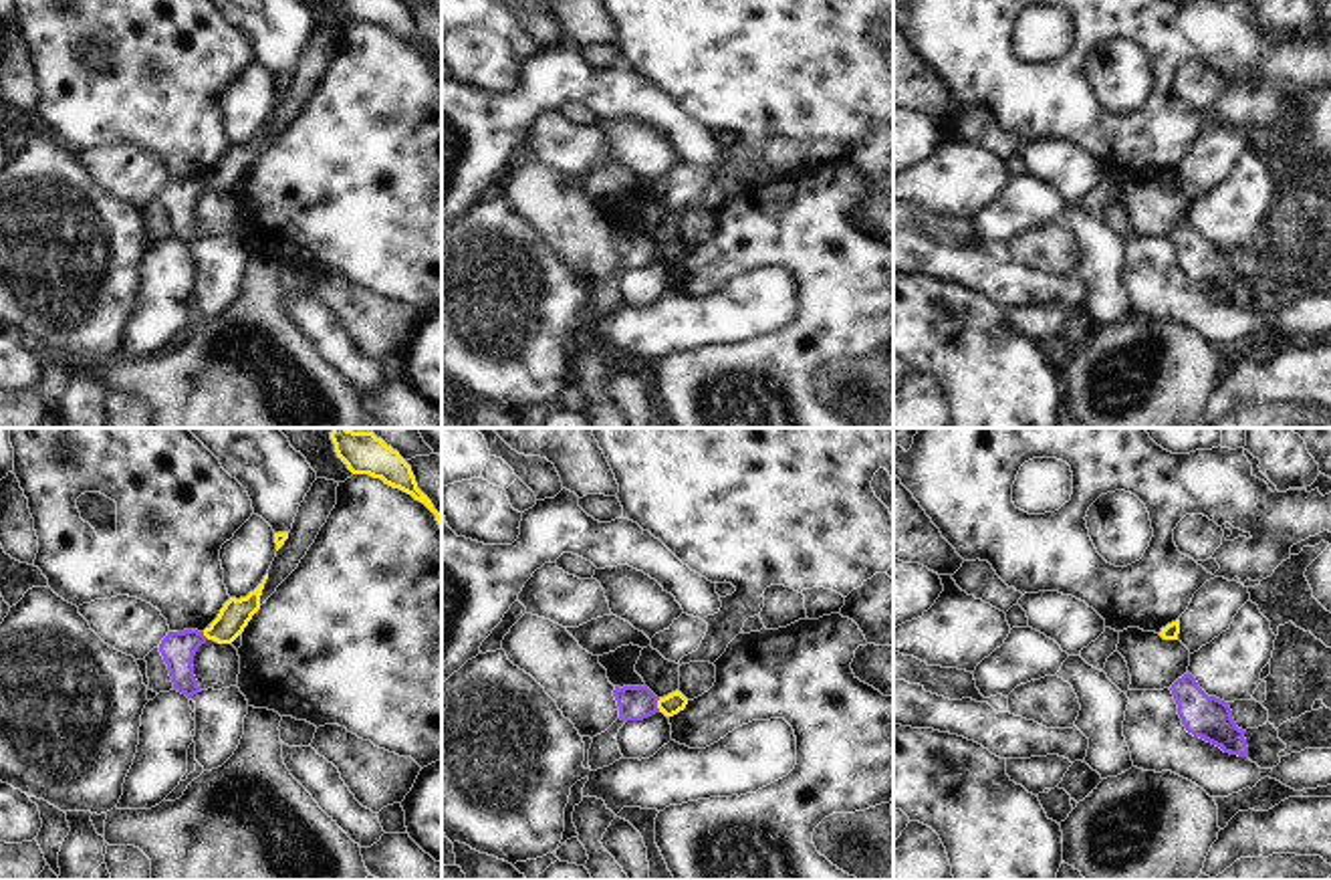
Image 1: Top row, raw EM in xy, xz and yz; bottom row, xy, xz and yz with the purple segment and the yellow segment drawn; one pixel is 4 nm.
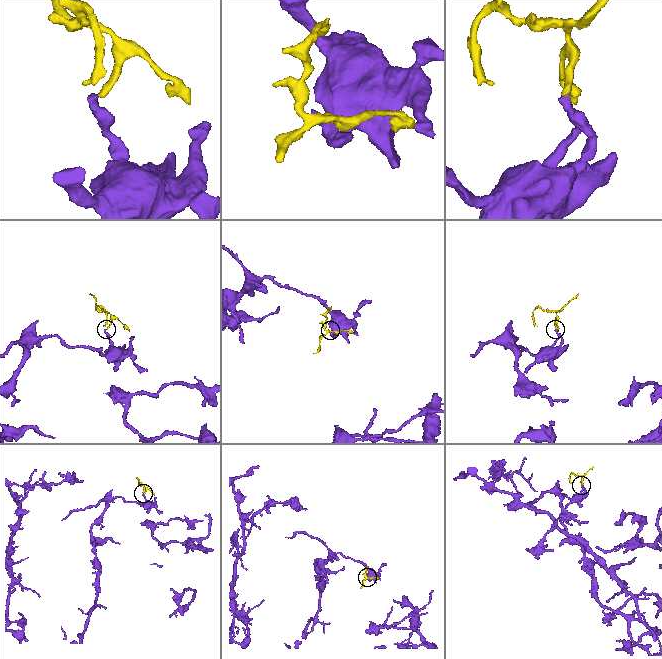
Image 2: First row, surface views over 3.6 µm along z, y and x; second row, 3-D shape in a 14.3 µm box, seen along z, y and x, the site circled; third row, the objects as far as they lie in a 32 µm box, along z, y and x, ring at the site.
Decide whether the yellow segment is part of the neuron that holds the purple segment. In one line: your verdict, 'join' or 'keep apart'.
keep apart

